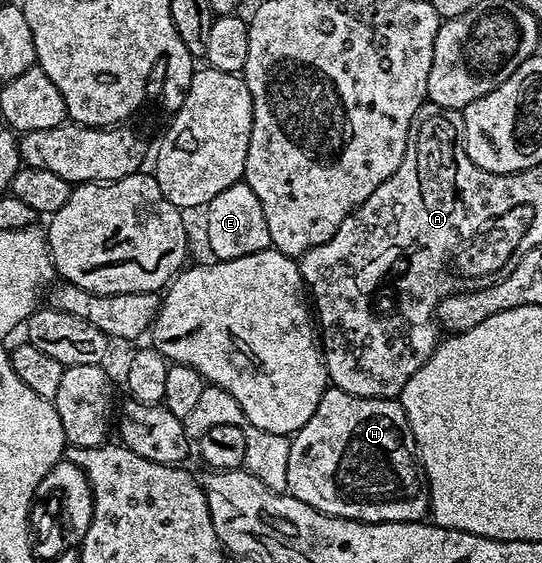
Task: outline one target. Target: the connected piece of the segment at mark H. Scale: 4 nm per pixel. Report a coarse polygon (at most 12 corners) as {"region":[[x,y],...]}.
{"region":[[327,387],[286,492],[329,516],[421,521],[430,485],[394,398]]}

